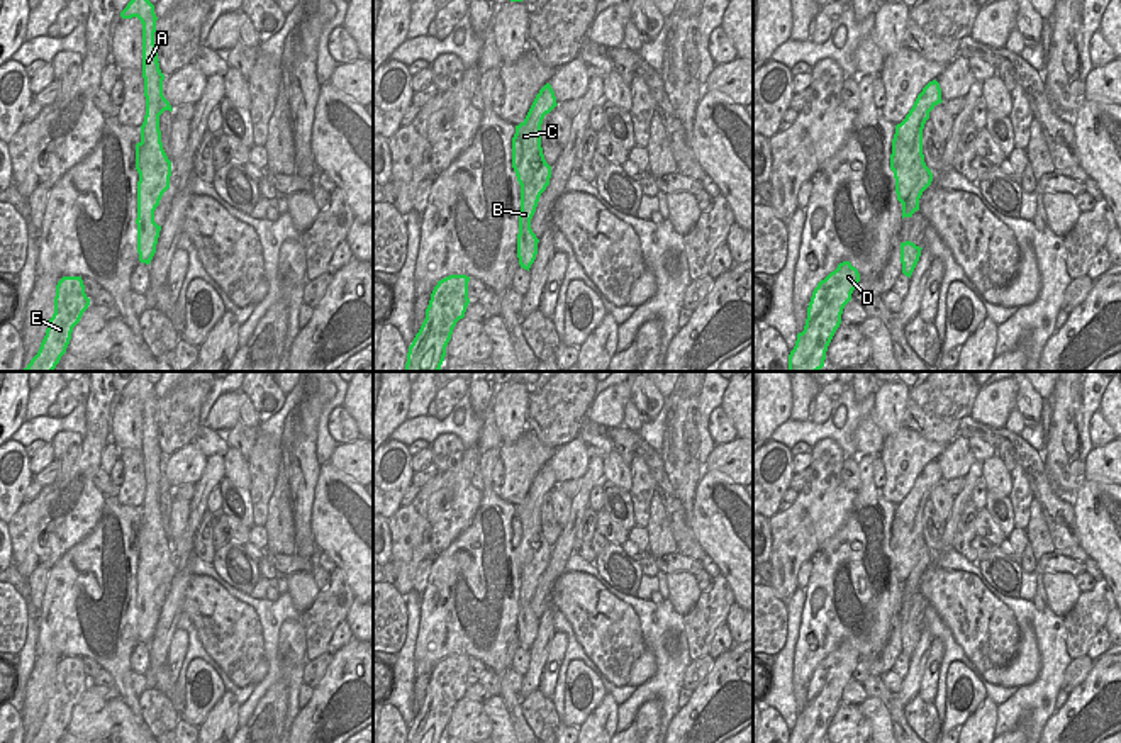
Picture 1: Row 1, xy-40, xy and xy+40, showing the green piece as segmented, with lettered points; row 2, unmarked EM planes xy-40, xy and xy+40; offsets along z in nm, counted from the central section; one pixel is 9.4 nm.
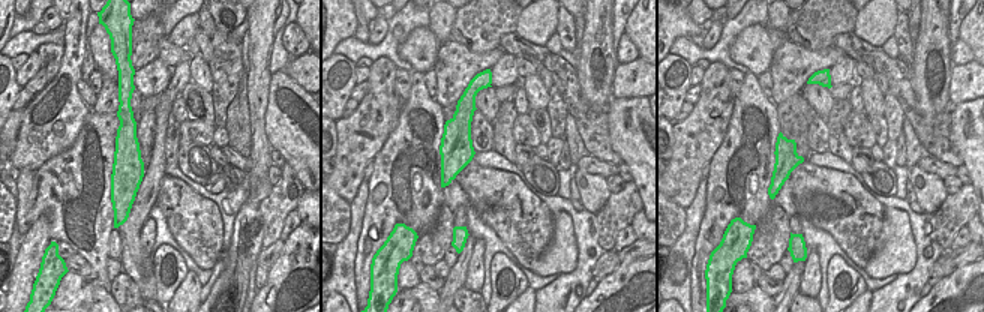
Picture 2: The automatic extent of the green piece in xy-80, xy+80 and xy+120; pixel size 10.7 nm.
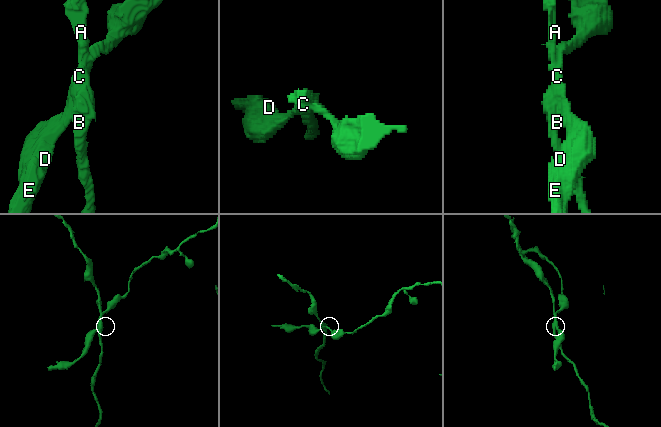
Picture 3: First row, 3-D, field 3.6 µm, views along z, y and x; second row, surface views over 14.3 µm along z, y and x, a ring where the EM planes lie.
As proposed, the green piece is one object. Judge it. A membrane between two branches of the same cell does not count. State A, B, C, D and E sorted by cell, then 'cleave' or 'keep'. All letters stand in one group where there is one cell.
A B / C D E; cleave

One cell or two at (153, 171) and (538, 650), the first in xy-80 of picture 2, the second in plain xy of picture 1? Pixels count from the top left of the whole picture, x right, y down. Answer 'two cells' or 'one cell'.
one cell

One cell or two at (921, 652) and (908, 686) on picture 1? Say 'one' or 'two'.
one

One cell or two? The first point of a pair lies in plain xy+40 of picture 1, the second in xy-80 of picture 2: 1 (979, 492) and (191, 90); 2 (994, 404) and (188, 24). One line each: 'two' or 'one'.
1: two
2: one

